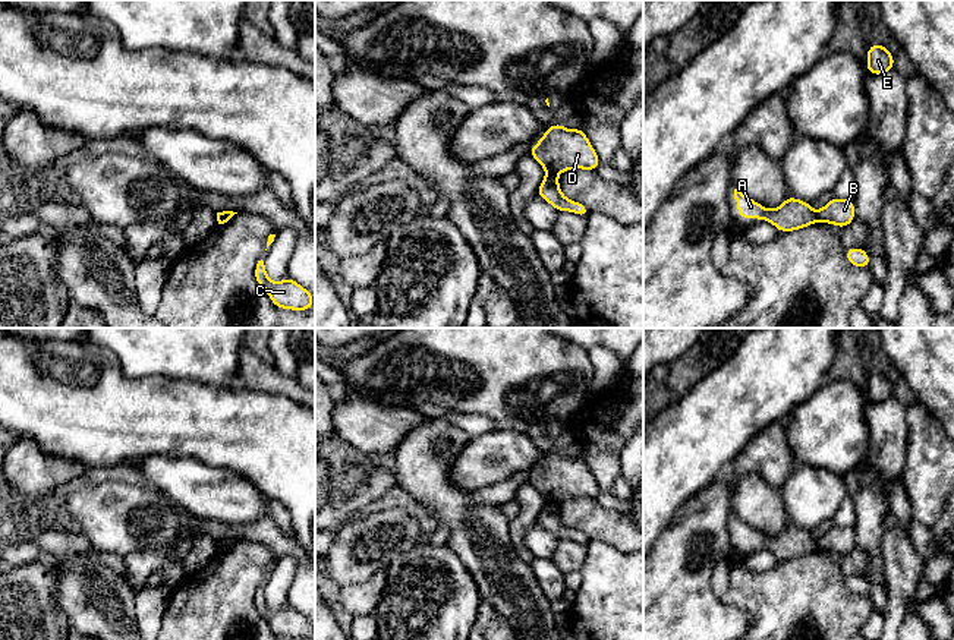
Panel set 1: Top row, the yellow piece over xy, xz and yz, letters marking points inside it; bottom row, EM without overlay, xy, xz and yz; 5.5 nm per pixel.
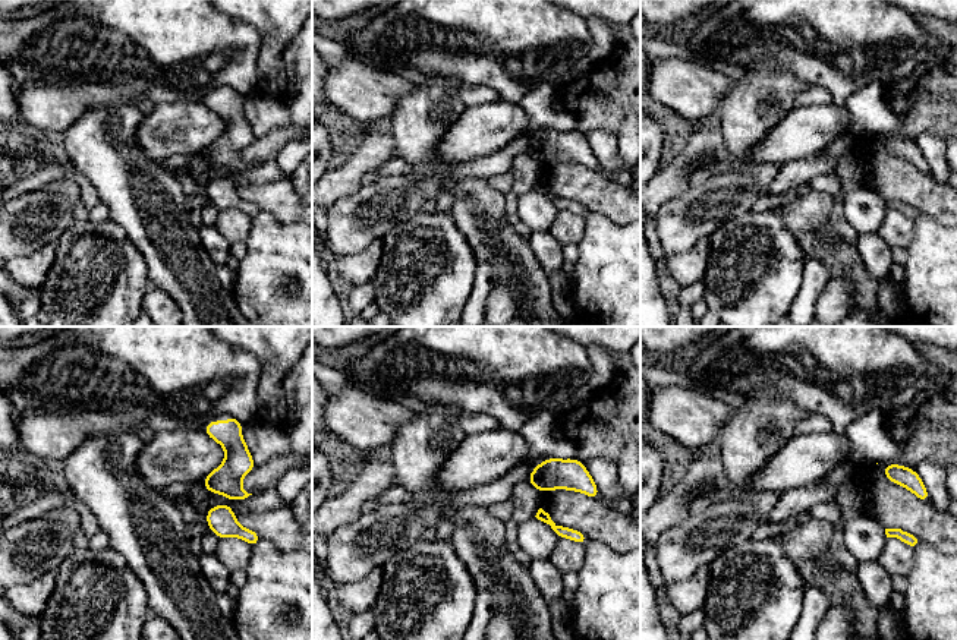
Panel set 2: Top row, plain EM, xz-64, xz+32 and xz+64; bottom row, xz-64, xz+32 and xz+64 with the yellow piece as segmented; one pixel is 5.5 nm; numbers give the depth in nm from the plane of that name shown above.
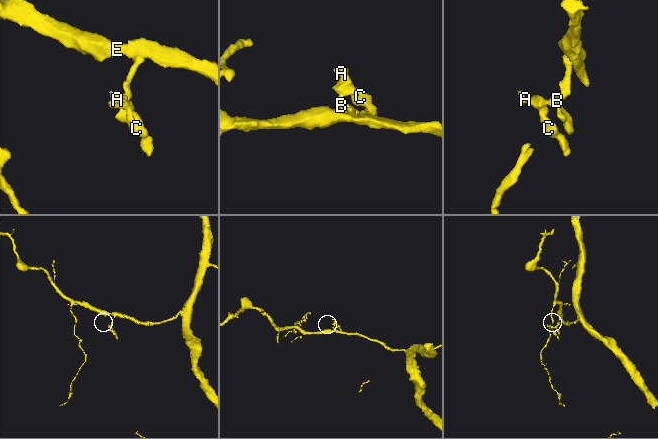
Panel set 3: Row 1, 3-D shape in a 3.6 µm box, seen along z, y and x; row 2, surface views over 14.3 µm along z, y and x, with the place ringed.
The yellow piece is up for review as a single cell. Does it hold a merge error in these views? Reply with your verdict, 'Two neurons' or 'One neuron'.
Two neurons

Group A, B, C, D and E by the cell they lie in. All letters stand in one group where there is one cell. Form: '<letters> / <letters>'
A C D / B E

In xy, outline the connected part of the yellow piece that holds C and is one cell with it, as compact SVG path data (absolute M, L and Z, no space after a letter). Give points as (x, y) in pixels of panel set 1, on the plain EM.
M264 589L254 598L255 608L268 621L271 630L280 637L308 639L314 634L314 624L290 605L274 611L265 600Z

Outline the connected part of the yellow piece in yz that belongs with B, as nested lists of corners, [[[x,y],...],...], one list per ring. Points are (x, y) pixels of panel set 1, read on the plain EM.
[[[832,526],[819,540],[818,549],[831,551],[841,557],[856,546],[854,530],[851,527]]]

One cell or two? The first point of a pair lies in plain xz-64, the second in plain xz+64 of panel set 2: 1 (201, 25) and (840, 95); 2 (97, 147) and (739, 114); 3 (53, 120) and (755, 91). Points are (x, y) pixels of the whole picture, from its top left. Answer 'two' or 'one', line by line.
1: one
2: one
3: two

